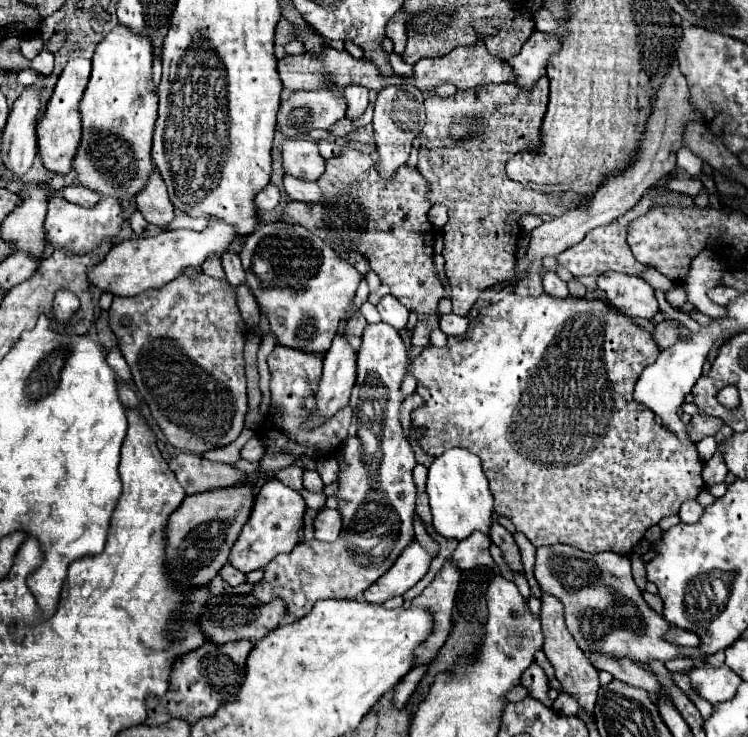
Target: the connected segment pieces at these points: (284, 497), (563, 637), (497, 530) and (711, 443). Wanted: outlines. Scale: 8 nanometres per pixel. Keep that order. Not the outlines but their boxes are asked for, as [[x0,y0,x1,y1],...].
[[228,479,306,573],[540,593,598,717],[490,523,524,575],[696,437,718,461]]

